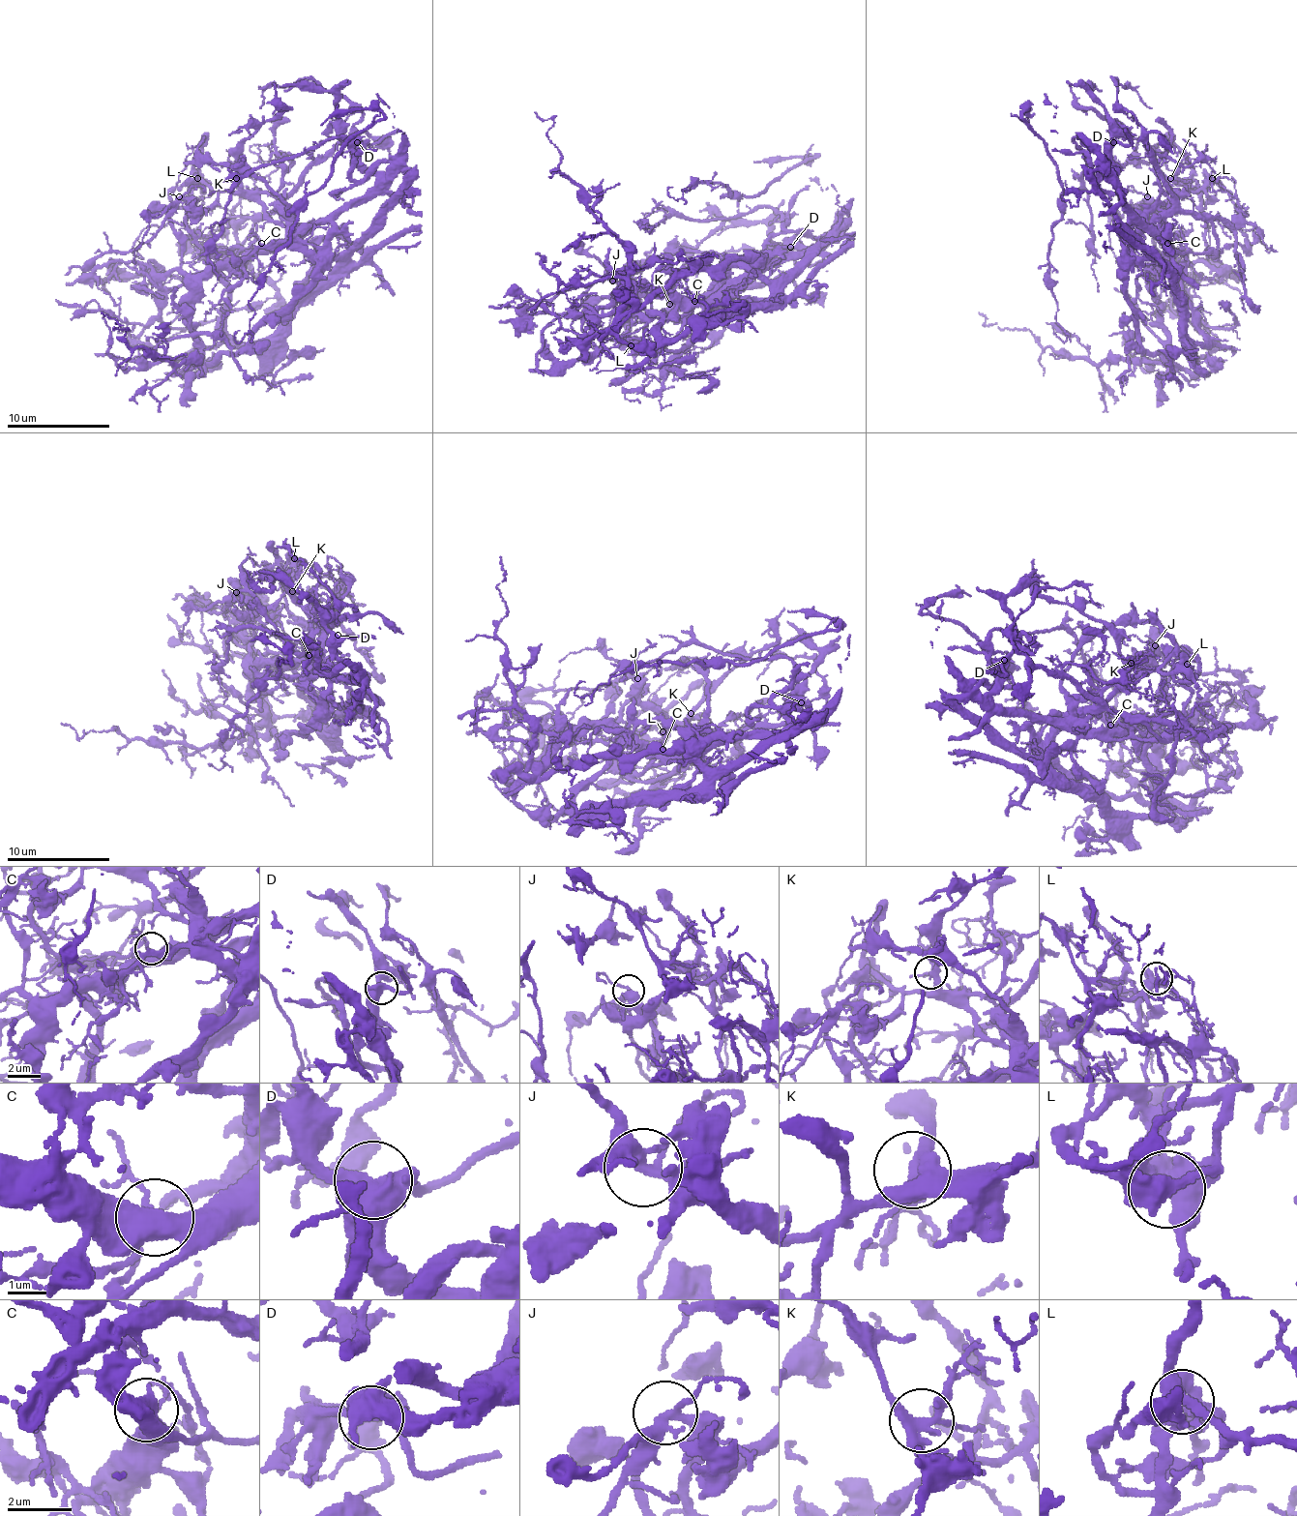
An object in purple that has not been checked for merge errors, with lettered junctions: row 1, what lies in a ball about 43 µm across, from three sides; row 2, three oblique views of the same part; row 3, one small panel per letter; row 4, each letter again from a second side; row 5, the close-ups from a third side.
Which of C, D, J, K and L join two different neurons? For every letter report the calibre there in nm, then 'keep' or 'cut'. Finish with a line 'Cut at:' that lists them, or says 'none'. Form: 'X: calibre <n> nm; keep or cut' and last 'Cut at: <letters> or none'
C: calibre 320 nm; keep
D: calibre 460 nm; keep
J: calibre 280 nm; keep
K: calibre 320 nm; keep
L: calibre 440 nm; keep
Cut at: none

